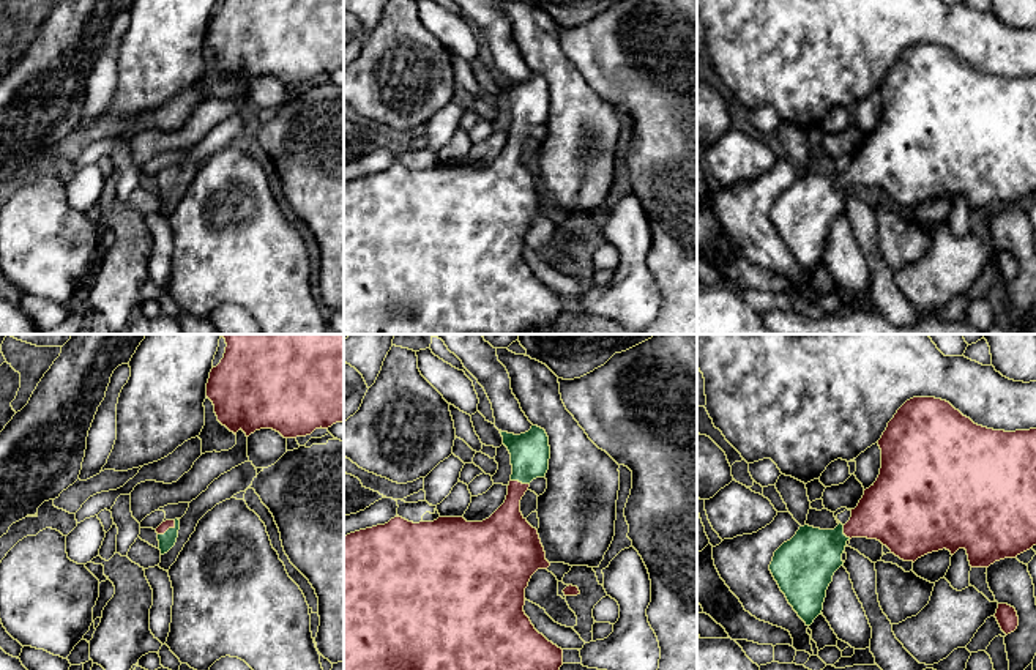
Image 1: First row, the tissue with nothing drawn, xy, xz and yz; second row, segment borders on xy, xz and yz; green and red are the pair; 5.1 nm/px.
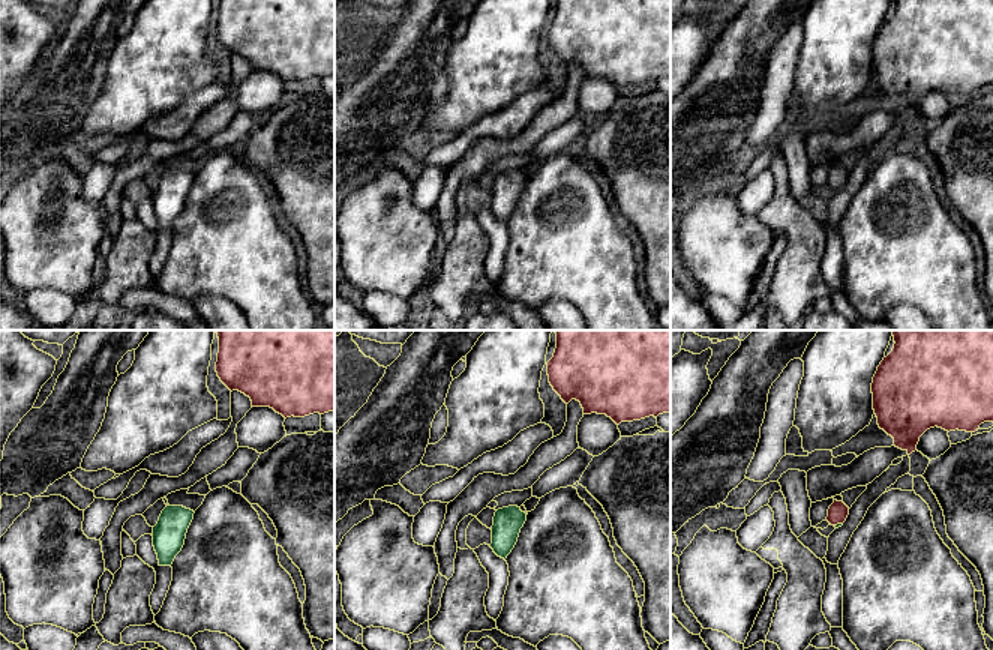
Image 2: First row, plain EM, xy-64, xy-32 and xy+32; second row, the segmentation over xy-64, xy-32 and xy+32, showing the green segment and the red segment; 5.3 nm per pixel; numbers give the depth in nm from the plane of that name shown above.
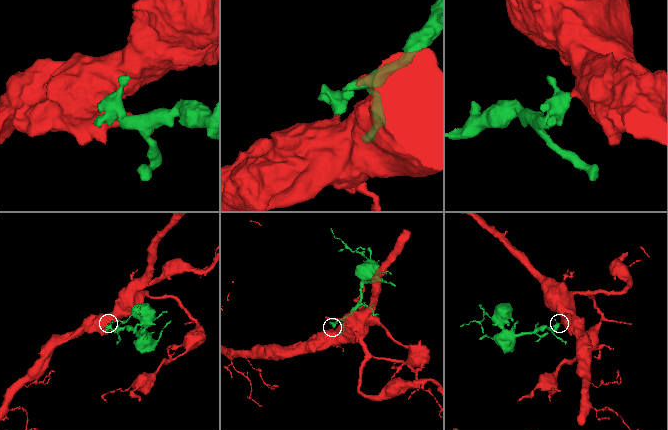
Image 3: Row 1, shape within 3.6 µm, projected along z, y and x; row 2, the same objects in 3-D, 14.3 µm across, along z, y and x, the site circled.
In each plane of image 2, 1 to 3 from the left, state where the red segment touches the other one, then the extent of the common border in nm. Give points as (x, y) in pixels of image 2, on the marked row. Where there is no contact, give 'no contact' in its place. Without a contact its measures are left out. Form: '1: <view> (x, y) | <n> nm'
1: no contact
2: no contact
3: xy+32 (837, 524) | 50 nm

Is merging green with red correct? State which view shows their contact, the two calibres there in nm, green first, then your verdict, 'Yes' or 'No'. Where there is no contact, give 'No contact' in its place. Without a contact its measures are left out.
Touches green in xy. Thickness 80 nm (green) against 50 nm. Yes

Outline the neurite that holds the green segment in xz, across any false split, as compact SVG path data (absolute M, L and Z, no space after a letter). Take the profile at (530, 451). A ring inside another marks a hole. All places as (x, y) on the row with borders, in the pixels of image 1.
M531 426L525 434L501 432L503 445L511 454L512 475L505 503L483 522L467 522L464 517L438 517L434 522L413 523L394 517L385 525L360 530L344 536L344 670L560 670L563 650L549 642L531 624L524 612L525 588L538 569L550 563L541 544L538 530L520 512L520 500L536 478L544 478L549 470L550 446L544 429Z

